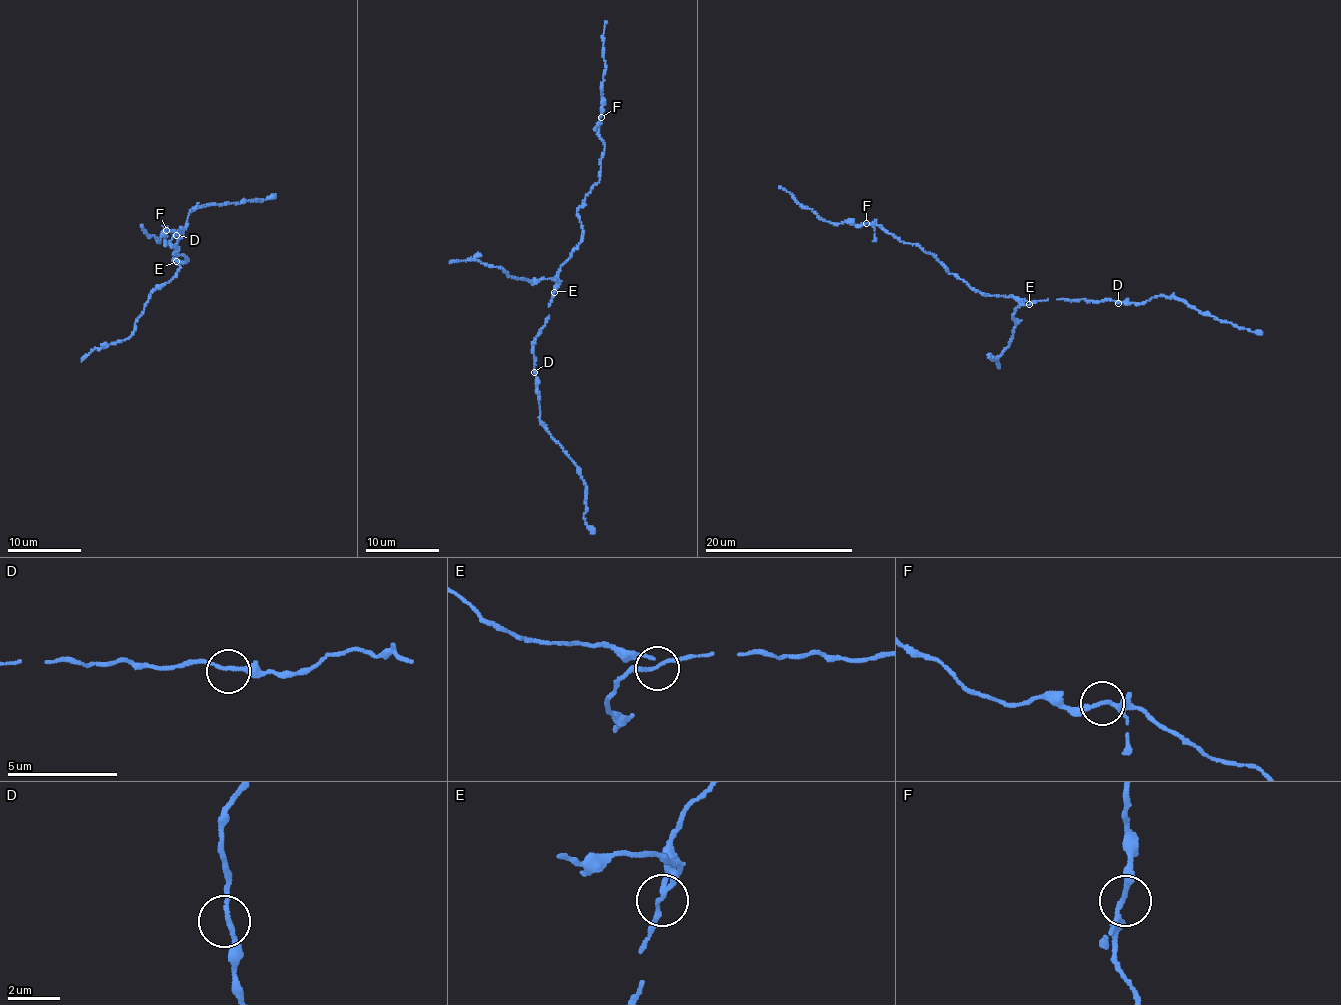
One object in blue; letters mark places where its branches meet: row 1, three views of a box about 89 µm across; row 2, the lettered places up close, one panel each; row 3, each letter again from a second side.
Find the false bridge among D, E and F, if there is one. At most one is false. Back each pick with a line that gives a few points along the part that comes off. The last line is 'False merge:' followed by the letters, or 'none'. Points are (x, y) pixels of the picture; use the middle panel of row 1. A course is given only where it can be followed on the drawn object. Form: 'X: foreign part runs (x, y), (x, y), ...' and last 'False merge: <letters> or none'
E: foreign part runs (555, 292), (558, 284), (550, 278), (528, 281), (509, 277), (498, 266), (467, 260), (449, 261)
False merge: E

